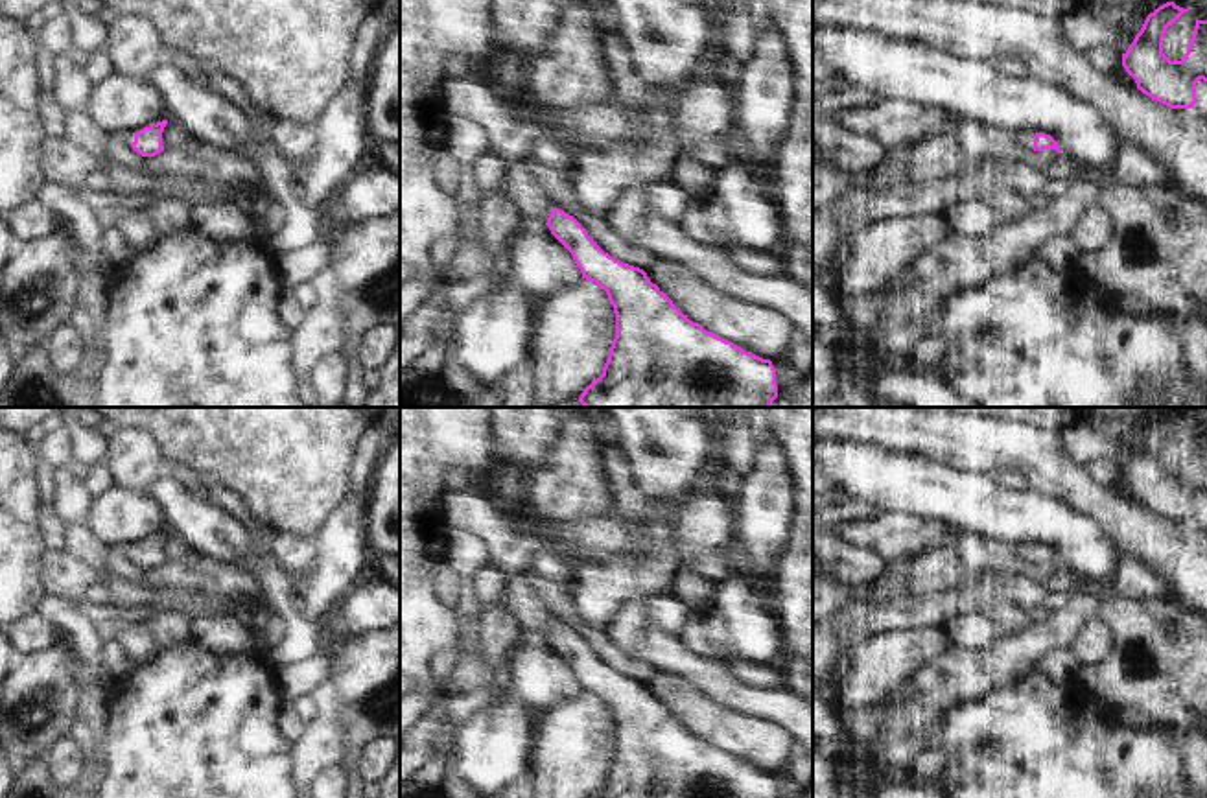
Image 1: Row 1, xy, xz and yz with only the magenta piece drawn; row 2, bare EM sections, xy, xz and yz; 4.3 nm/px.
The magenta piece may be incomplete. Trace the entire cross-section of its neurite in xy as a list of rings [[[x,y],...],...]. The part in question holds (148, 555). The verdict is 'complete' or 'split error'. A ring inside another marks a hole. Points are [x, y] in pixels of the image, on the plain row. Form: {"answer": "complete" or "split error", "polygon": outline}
{"answer": "split error", "polygon": [[[168,533],[151,536],[140,544],[122,544],[111,549],[120,551],[123,557],[131,558],[142,569],[155,569],[164,564],[162,544],[168,538]]]}

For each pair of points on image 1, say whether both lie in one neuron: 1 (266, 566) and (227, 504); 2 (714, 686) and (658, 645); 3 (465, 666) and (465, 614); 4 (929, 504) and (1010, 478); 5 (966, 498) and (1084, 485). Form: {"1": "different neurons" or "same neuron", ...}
{"1": "same neuron", "2": "same neuron", "3": "same neuron", "4": "different neurons", "5": "different neurons"}

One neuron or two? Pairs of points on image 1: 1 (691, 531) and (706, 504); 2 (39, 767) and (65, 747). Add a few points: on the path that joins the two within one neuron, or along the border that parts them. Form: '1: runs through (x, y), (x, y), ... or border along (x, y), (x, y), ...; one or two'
1: runs through (699, 524), (706, 511); one
2: border along (43, 756), (54, 778); two

